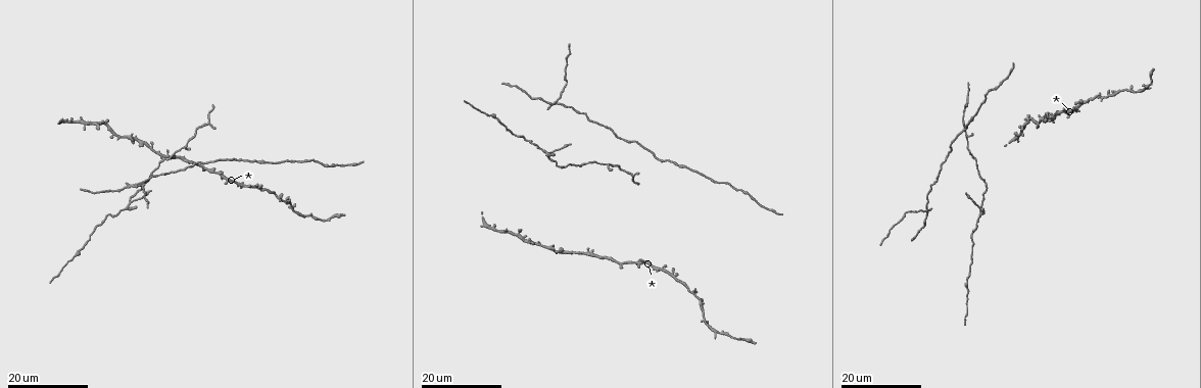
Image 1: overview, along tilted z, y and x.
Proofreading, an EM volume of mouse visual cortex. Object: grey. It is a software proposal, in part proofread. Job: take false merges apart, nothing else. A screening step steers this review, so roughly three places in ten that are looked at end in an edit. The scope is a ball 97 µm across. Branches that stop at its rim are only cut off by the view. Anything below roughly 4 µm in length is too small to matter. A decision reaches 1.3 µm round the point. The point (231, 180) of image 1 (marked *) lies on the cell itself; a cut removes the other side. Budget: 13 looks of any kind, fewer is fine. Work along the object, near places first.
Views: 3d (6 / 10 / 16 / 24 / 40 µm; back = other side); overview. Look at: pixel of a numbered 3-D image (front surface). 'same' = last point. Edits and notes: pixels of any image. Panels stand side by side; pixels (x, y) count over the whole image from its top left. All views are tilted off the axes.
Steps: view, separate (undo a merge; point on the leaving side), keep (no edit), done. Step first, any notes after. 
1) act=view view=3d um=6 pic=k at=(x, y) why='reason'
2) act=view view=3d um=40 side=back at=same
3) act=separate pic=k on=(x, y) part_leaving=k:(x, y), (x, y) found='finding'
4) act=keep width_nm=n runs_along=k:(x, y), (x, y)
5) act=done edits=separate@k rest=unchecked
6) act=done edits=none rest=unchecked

act=view view=3d um=24 pic=1 at=(674, 275) why='four-way junction'

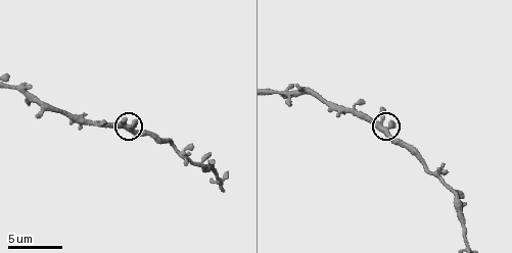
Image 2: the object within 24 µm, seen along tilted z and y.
act=view view=3d um=10 pic=2 at=(378, 122) why='closer look'

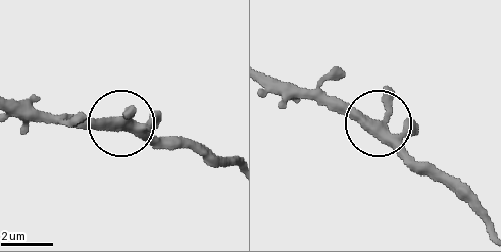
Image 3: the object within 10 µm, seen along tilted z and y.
act=keep width_nm=350 runs_along=3:(14, 99), (35, 109), (115, 121), (183, 145) found='continuous, no second cell'

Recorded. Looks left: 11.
act=view view=3d um=16 pic=1 at=(184, 148) why='three-way junction'

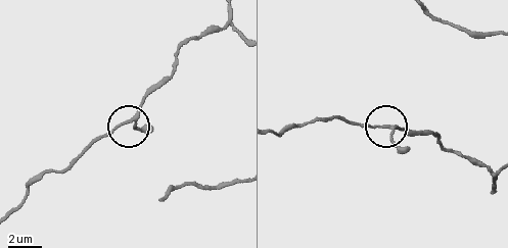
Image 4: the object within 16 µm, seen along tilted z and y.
act=view view=3d um=10 pic=4 at=(388, 126)

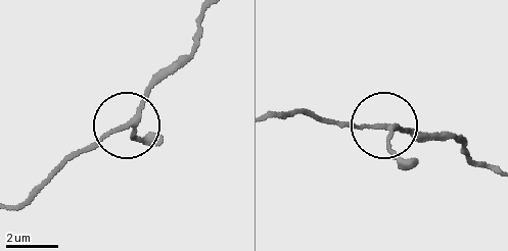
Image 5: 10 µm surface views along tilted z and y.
act=keep arms=3 found='all the same cell'

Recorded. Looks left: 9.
act=view view=3d um=16 pic=1 at=(966, 100) why='two arms in line, one across'

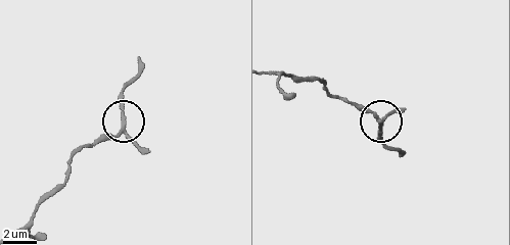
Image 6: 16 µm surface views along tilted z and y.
act=view view=3d um=6 pic=6 at=(380, 124)

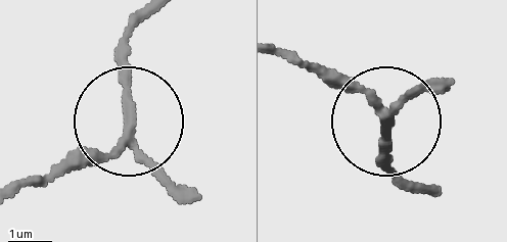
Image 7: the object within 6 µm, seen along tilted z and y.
act=keep found='continuous, no second cell'

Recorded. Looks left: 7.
act=view view=3d um=16 pic=1 at=(926, 209) why='arms part here'

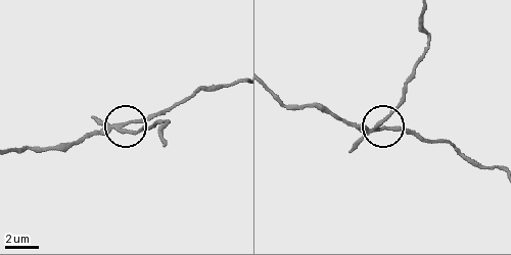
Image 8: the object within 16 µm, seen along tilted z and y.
act=view view=3d um=10 pic=8 at=(121, 132)

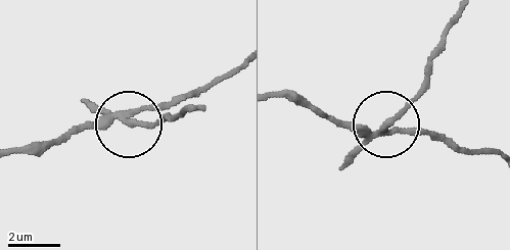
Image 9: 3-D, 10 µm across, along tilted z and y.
act=separate pic=9 on=(91, 107) arms=3 part_leaving=9:(123, 115), (152, 121), (193, 105) found='a second cell is stuck on'

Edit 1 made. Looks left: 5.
act=view view=overview

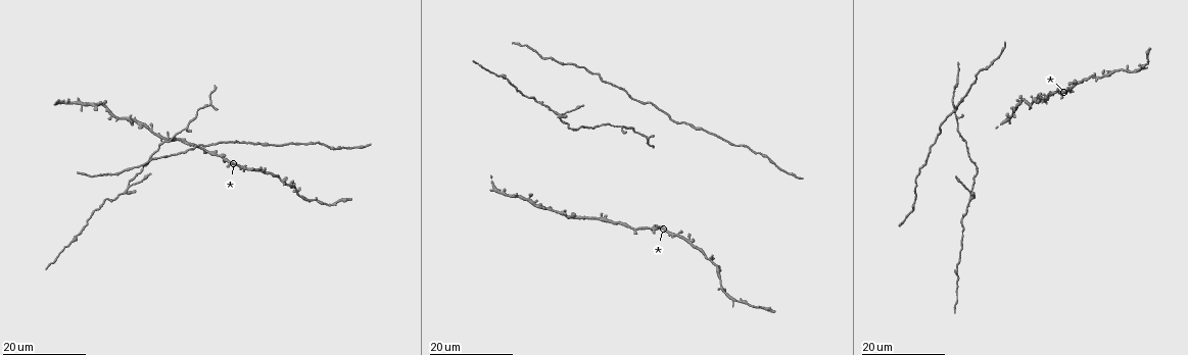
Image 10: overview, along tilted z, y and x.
act=view view=3d um=16 pic=10 at=(129, 184) why='three arms meet'

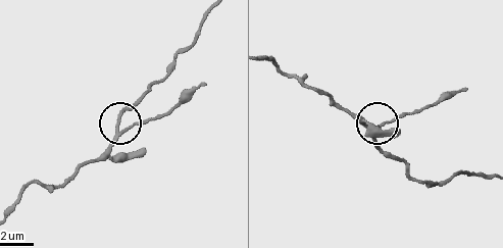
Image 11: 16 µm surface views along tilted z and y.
act=view view=3d um=10 pic=11 at=(122, 132)

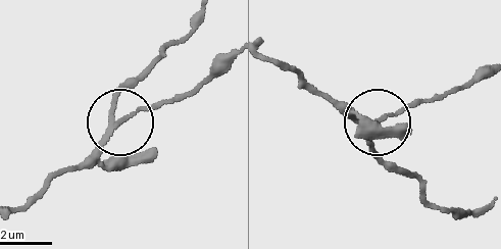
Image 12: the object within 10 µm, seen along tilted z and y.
act=keep arms=3 runs_along=12:(203, 10), (118, 96), (114, 117), (182, 97) found='all the same cell'

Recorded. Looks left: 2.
act=view view=3d um=16 pic=10 at=(602, 217) why='three arms meet'

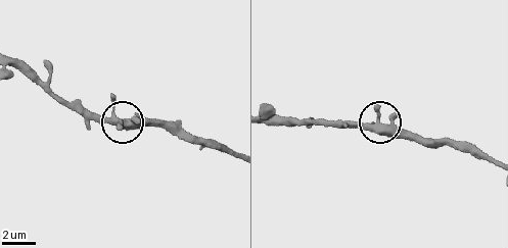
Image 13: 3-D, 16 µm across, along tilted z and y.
act=view view=3d um=10 pic=13 at=(379, 119)

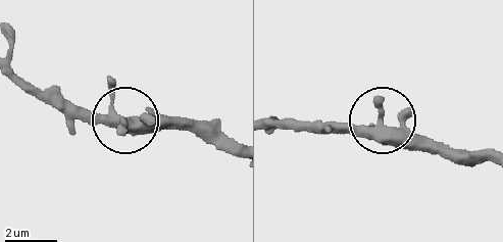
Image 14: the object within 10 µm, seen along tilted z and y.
act=keep runs_along=14:(232, 149), (191, 132), (60, 112) found='continuous, no second cell'

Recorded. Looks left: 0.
act=done edits=separate@9 rest=unchecked

